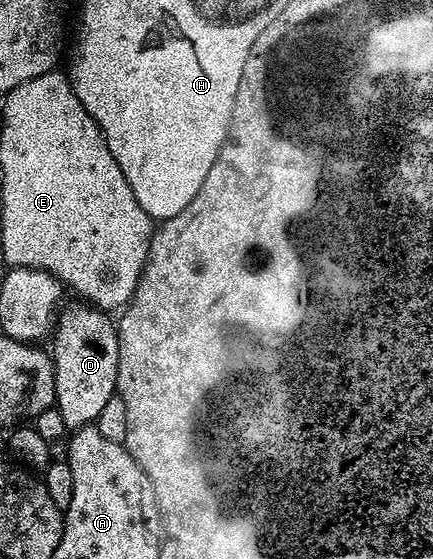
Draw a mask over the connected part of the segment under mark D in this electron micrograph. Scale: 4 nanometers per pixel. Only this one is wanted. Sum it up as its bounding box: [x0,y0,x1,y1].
[50,302,120,430]

